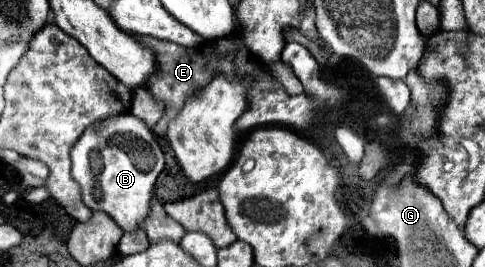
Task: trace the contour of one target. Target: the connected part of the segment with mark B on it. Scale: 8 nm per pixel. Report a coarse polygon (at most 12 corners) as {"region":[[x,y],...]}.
{"region":[[130,112],[88,126],[72,178],[122,232],[150,214],[164,154]]}

